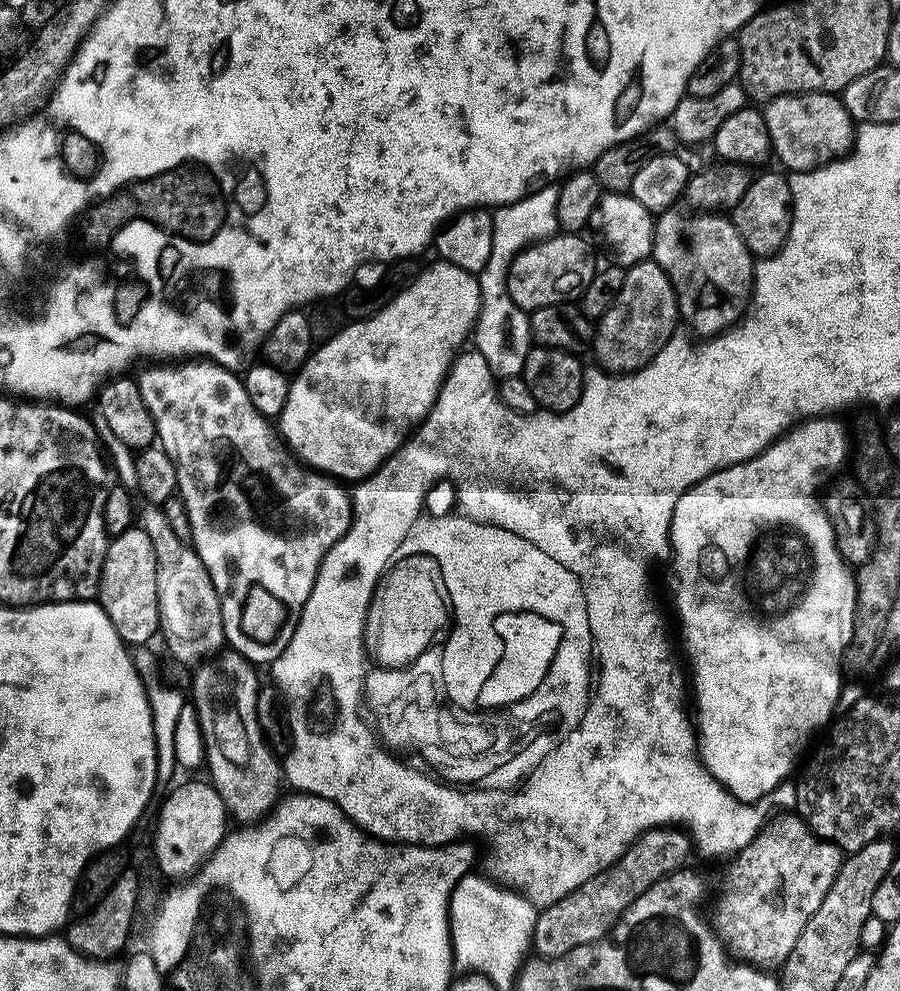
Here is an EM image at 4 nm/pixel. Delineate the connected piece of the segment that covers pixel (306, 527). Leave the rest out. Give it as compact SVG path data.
M184 362L179 366L148 366L145 368L148 369L138 376L140 393L156 423L159 447L163 448L164 453L176 463L178 495L186 506L192 527L190 543L196 549L198 558L202 558L202 566L206 566L206 570L210 574L210 582L214 582L214 590L218 590L225 641L230 645L231 651L241 652L252 665L271 665L273 660L280 657L282 650L286 650L286 646L298 626L300 612L306 606L306 598L310 598L310 590L314 586L324 555L352 527L354 503L351 495L346 491L343 483L337 482L325 473L317 472L315 468L308 467L289 451L283 439L278 435L277 429L273 425L272 428L268 425L271 424L269 417L254 410L254 402L250 402L250 394L246 394L243 379L235 371L211 362Z

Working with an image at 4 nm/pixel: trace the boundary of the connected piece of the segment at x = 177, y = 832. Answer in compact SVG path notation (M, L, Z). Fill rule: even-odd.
M207 779L188 780L185 784L178 785L161 802L160 813L156 816L152 852L156 855L157 866L168 876L187 877L223 842L229 827L228 820L230 821L230 816L224 807L224 799L216 793Z

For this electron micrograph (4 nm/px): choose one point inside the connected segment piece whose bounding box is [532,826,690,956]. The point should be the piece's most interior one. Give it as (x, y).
(589, 912)

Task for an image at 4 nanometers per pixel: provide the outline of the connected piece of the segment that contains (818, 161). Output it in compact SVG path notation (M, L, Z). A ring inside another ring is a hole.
M801 92L795 96L779 96L767 101L762 111L772 152L789 173L821 168L853 151L858 128L839 95Z

